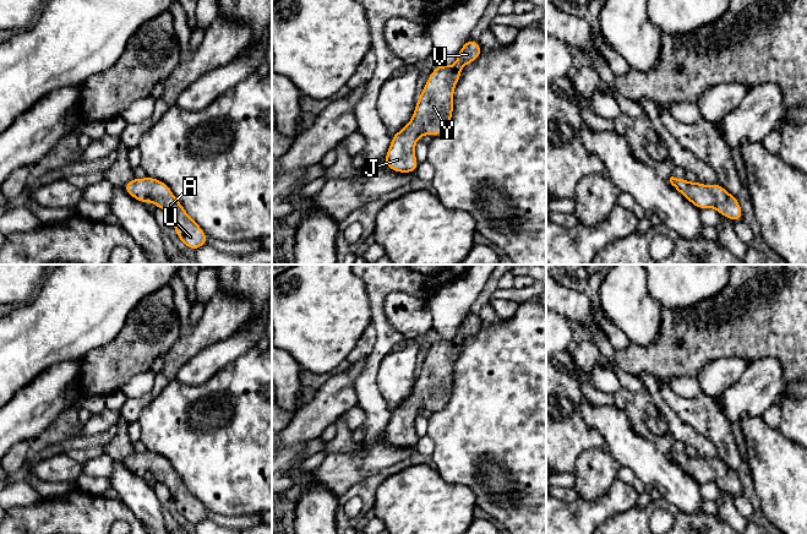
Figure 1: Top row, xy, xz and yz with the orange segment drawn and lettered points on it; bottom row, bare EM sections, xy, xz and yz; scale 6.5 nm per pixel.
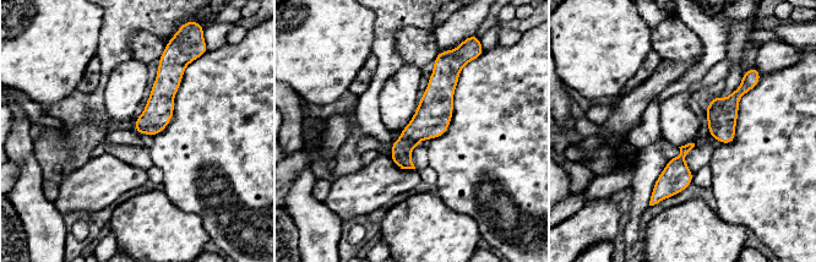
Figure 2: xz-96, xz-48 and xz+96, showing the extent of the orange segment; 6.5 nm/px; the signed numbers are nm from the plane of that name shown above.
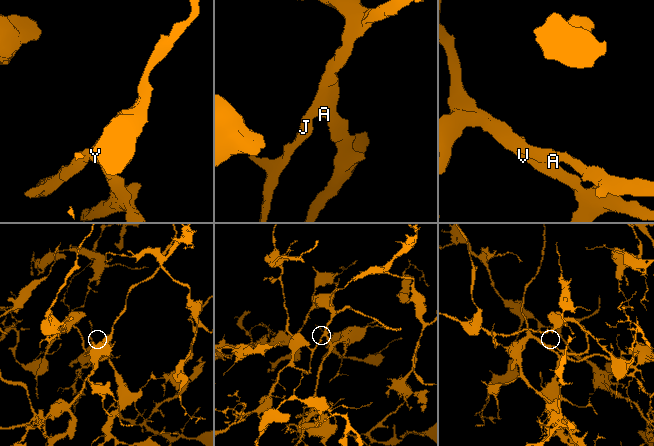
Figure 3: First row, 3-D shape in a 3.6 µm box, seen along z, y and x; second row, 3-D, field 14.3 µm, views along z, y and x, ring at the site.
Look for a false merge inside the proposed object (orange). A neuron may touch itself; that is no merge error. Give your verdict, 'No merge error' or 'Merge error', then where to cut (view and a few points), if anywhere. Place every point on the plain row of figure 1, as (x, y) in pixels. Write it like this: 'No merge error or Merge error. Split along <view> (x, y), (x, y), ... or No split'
No merge error. No split

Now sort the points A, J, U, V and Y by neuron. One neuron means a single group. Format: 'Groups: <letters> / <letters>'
Groups: A J U V Y

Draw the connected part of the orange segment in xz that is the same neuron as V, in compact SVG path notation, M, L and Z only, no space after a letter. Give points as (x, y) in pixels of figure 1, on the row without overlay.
M469 312L459 323L452 340L440 337L430 348L410 396L392 409L385 431L388 443L397 447L415 447L419 441L414 426L418 414L422 409L441 409L448 403L453 388L453 367L460 353L460 344L467 338L476 336L480 328L480 318Z

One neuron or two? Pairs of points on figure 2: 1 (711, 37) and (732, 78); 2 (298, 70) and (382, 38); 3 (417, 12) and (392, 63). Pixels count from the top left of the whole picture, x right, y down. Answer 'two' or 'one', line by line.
1: two
2: two
3: one

